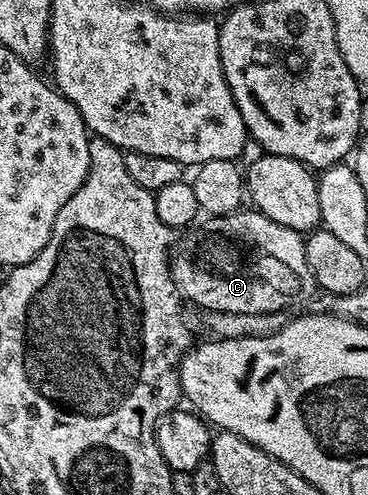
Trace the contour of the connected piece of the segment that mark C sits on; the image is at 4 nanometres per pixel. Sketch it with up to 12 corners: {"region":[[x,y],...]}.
{"region":[[254,209],[169,255],[188,304],[286,312],[316,294],[305,239]]}

